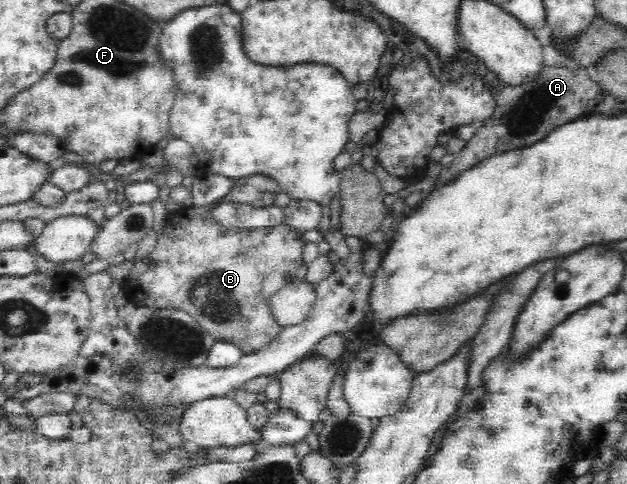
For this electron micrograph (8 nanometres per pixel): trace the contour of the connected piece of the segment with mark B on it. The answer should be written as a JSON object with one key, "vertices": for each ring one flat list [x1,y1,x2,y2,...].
{"vertices":[[253,174,247,178,235,179,231,192,219,202,202,207,191,206,183,208,181,212,171,213,166,219,165,227,158,231,154,249,148,256,133,263,133,268,119,288,135,306,185,310,215,341,235,344,244,354,258,352,281,331,270,310,269,296,273,297,279,288,295,278,297,269,304,263,302,250,306,242,301,239,298,231,285,223,256,229,225,227,212,218,212,210,219,203,227,202,245,203,255,207,271,206,280,191,277,181,271,177]]}

